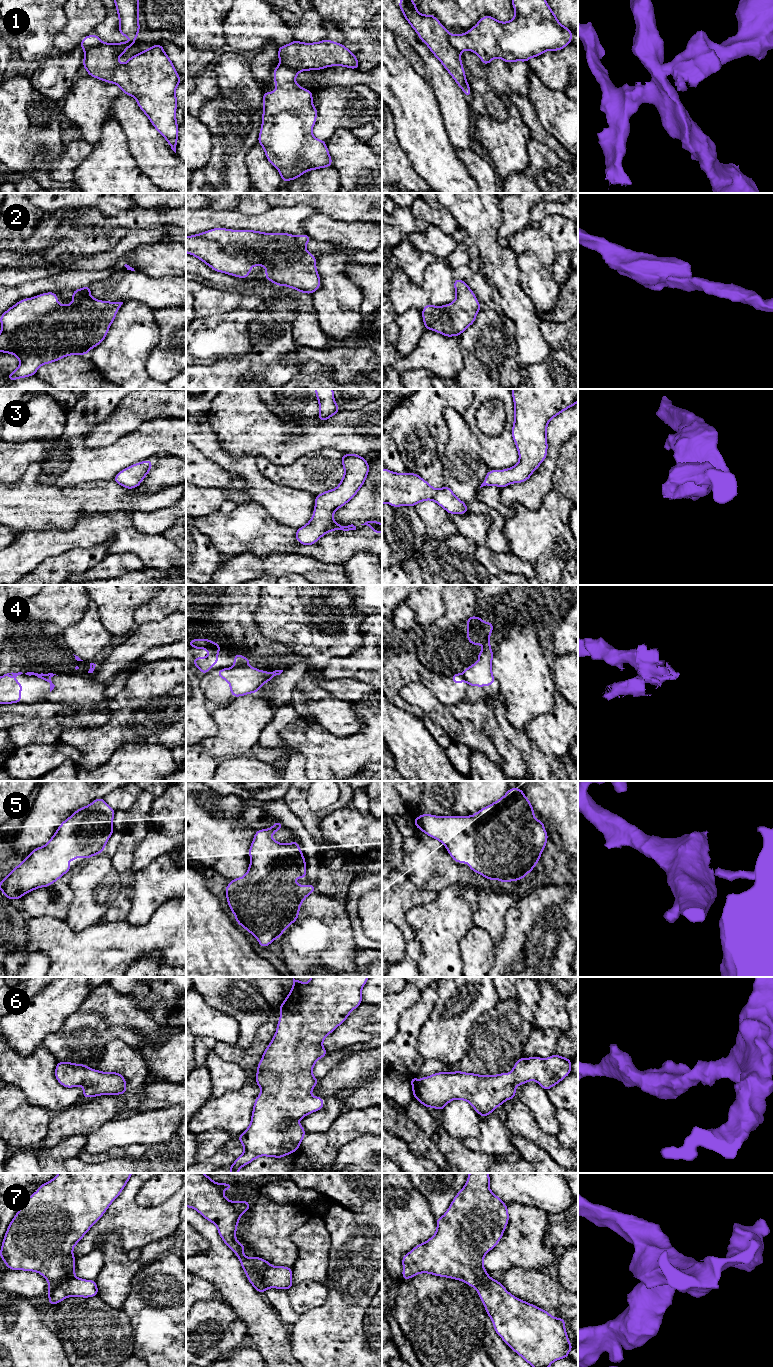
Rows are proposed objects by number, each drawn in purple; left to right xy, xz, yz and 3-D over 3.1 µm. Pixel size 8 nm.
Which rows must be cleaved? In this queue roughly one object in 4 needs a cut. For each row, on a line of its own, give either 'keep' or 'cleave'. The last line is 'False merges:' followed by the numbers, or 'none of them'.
1: cleave
2: keep
3: keep
4: cleave
5: keep
6: keep
7: cleave
False merges: 1, 4, 7

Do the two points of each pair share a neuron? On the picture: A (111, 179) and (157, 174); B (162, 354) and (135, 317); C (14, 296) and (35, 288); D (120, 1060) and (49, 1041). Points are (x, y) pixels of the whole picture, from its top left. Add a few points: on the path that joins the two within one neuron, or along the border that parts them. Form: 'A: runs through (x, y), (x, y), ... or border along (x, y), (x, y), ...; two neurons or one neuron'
A: border along (132, 156), (138, 167), (153, 182); two neurons
B: border along (156, 322), (159, 328), (159, 341), (145, 367); two neurons
C: runs through (19, 292), (30, 289); one neuron
D: border along (118, 1039), (107, 1045), (93, 1062), (92, 1068); two neurons

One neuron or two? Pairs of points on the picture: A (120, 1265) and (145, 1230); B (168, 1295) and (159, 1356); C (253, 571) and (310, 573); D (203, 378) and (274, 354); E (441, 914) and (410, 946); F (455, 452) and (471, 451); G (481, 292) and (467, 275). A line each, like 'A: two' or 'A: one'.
A: two
B: one
C: one
D: one
E: two
F: one
G: one

